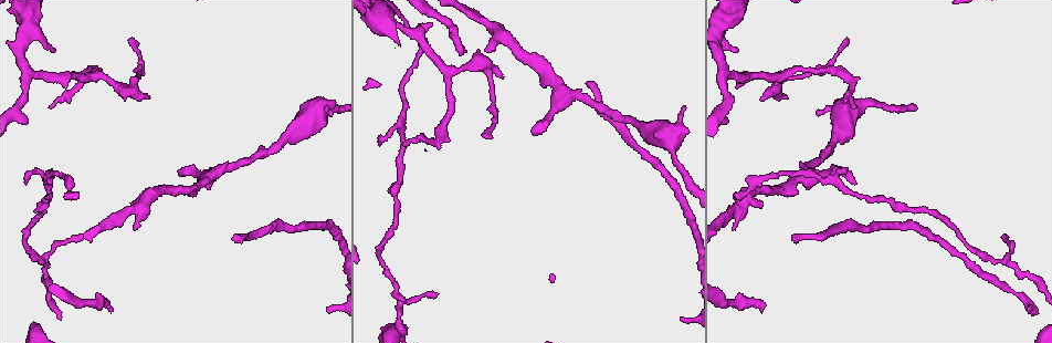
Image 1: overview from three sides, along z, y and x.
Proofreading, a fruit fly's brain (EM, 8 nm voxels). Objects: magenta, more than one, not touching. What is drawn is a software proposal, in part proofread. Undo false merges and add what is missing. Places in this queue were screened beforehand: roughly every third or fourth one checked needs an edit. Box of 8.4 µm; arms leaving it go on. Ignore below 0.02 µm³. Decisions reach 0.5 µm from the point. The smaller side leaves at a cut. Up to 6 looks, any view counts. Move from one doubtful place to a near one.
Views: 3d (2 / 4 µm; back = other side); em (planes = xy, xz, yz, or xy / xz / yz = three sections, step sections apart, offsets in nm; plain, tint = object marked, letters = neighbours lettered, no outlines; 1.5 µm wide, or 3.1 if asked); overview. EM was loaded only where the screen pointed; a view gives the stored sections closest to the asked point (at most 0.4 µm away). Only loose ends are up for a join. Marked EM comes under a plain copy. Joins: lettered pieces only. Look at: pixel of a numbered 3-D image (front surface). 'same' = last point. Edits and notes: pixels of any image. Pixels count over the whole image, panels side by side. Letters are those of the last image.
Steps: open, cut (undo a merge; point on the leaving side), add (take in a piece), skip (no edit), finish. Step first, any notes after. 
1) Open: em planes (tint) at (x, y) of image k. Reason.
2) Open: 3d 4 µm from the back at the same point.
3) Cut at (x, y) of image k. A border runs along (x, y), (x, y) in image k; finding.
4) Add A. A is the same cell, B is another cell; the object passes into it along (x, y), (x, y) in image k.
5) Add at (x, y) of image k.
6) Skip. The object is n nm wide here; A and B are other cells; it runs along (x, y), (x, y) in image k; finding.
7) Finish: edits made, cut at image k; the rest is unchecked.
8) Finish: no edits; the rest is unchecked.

Open: 3d 4 µm from the back at (405, 145) of image 1. Branch stops here.

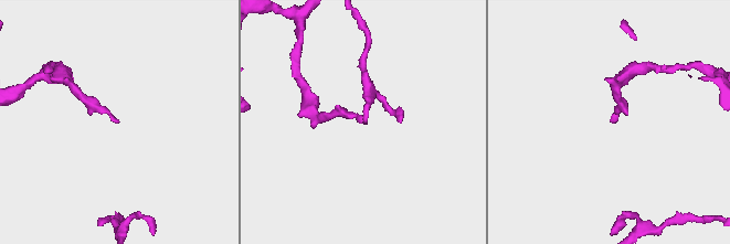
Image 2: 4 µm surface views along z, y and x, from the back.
Open: em planes (letters) at (116, 123) of image 2. Shape alone is not enough.

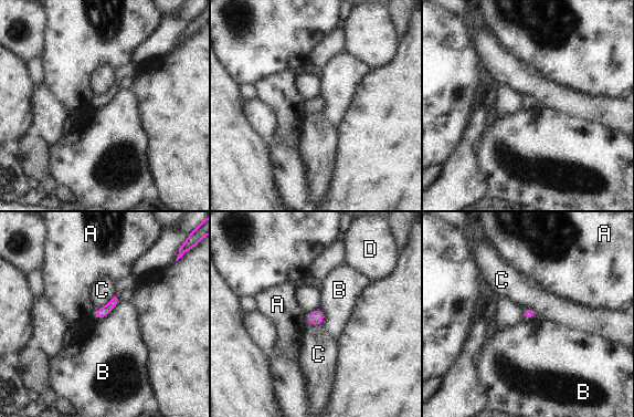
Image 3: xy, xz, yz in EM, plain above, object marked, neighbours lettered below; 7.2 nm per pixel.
Skip. A, B, C and D are other cells; no lettered piece goes on from it.

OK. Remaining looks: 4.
Open: 3d 2 µm at (588, 83) of image 1. Thin end.

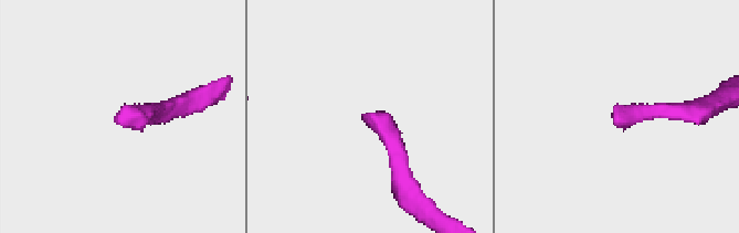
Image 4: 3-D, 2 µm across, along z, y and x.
Open: em planes (letters) at (122, 123) of image 4. Shape alone is not enough.

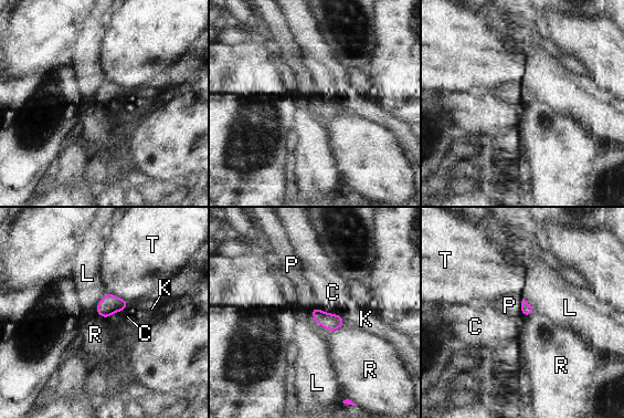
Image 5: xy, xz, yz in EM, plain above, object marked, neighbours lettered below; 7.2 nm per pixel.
Add P. P is the same cell, C, K, L, R and T are other cells; the object passes into it along (526, 309), (520, 306), (509, 305) in image 5; the neuron continues.

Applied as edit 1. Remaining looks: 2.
Finish: edits made, add at image 5; the rest is unchecked.

